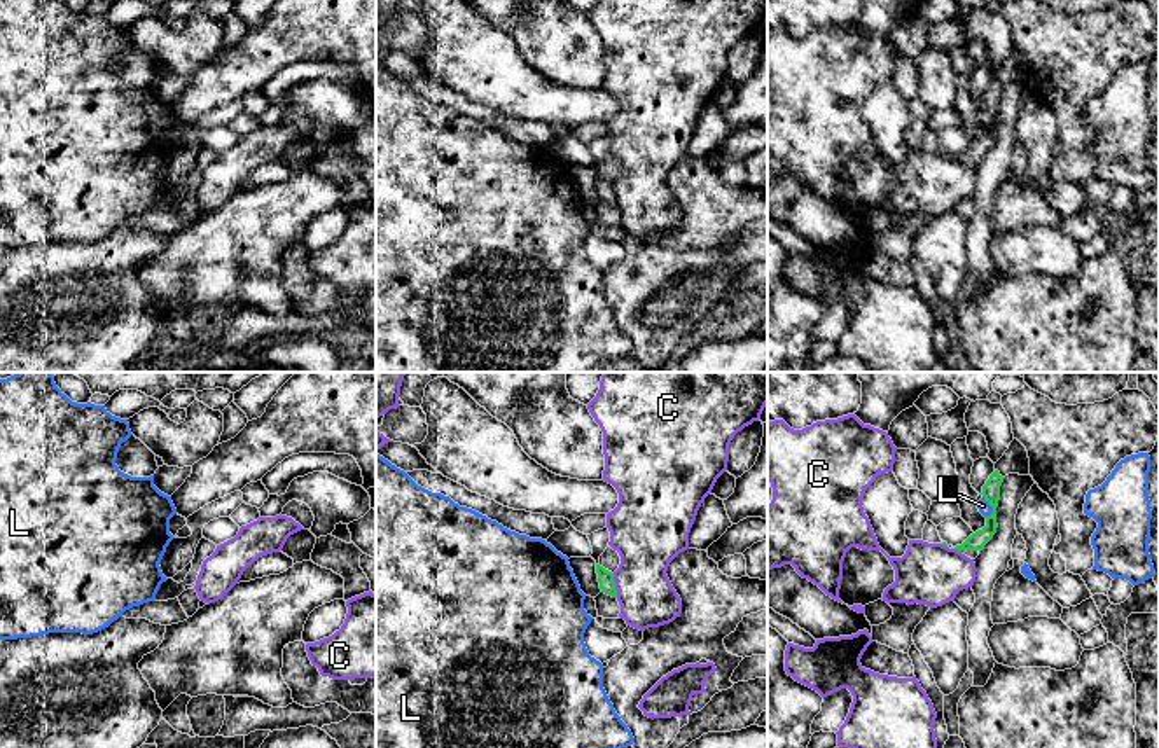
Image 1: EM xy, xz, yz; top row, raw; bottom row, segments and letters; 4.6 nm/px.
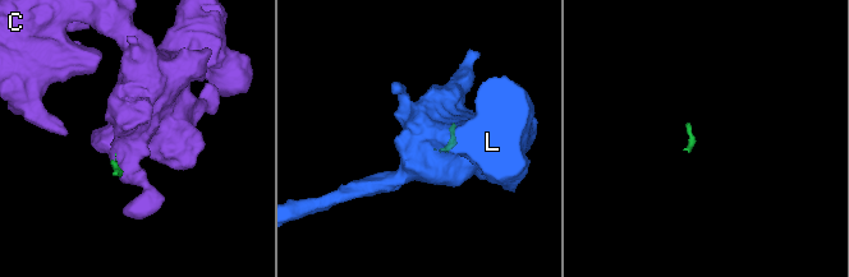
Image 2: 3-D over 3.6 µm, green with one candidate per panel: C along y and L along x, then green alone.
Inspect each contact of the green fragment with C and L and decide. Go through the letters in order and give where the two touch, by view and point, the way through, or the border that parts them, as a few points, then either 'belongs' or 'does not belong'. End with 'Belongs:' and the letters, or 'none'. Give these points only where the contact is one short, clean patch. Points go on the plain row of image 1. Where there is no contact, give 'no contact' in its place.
C: xz (614, 194) | along xz (612, 182), (617, 205) | does not belong
L: yz (992, 114) | along yz (983, 103), (992, 116), (986, 126) | does not belong
Belongs: none

